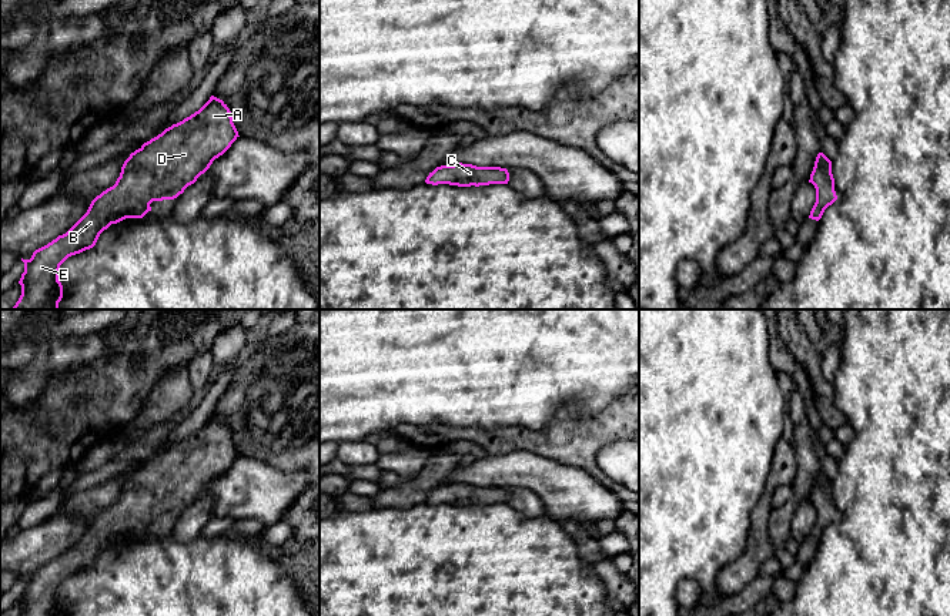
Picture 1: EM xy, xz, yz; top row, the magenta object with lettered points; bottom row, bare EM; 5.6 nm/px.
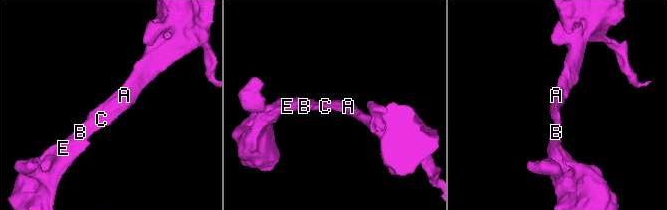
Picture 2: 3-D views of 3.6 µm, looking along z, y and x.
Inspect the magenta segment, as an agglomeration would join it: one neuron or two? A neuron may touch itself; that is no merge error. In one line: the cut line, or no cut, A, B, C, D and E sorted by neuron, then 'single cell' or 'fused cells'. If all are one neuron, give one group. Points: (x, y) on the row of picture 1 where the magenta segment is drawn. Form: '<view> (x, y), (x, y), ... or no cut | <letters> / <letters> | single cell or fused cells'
no cut | A B C D E | single cell

